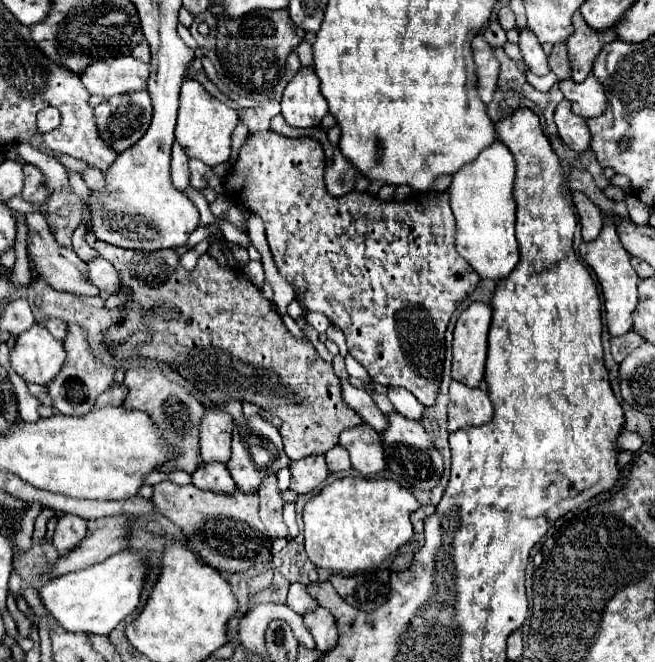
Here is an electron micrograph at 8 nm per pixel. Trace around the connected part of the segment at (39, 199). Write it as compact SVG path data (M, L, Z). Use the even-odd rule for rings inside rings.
M23 162L23 172L25 172L25 188L21 192L21 196L27 200L27 202L33 202L33 204L45 204L47 200L47 186L45 186L45 176L41 174L41 170L33 164L27 164Z

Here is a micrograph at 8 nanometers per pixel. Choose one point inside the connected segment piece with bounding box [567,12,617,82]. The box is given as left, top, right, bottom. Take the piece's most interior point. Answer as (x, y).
(585, 44)

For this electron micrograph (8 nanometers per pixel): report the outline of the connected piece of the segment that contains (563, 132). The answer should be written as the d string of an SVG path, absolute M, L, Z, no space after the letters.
M569 100L559 102L559 106L555 110L555 124L557 124L563 144L567 144L571 150L583 152L589 148L591 134L589 134L587 122L585 122L585 118L579 118L577 114L573 114Z

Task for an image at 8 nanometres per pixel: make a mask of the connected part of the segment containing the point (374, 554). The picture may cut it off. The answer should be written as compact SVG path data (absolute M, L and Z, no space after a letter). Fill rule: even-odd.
M341 478L333 484L325 486L317 496L313 496L303 510L303 522L305 522L305 552L307 558L317 566L325 570L335 572L365 572L369 568L379 566L385 558L395 554L403 544L407 544L413 536L411 526L411 512L419 508L419 502L415 496L399 486L395 480L387 478Z

